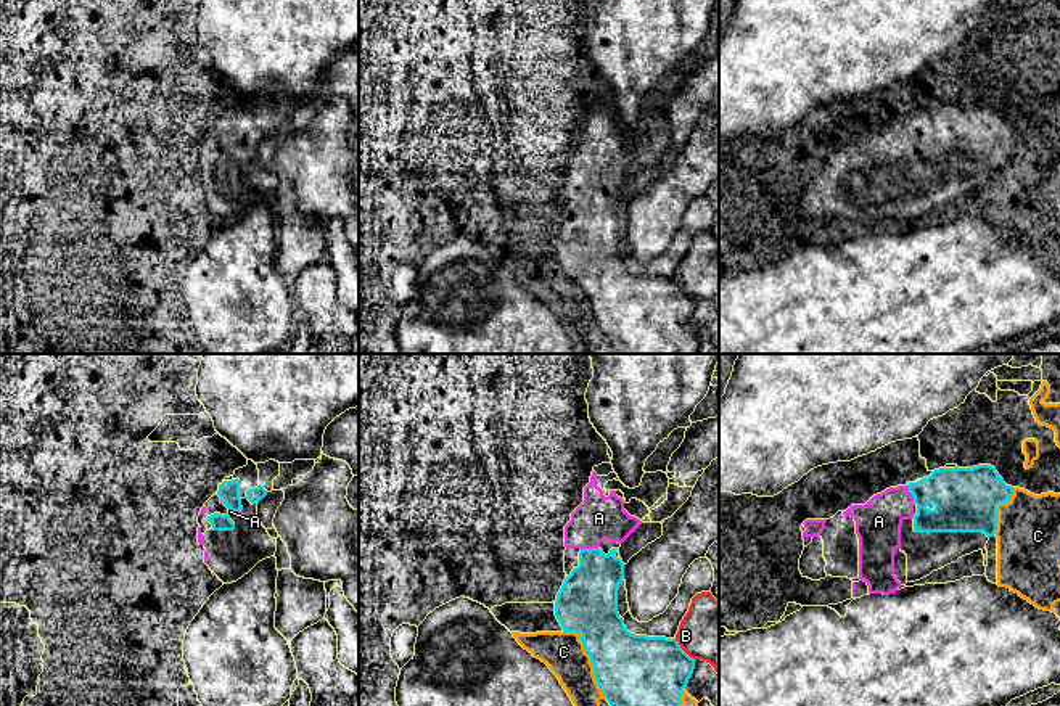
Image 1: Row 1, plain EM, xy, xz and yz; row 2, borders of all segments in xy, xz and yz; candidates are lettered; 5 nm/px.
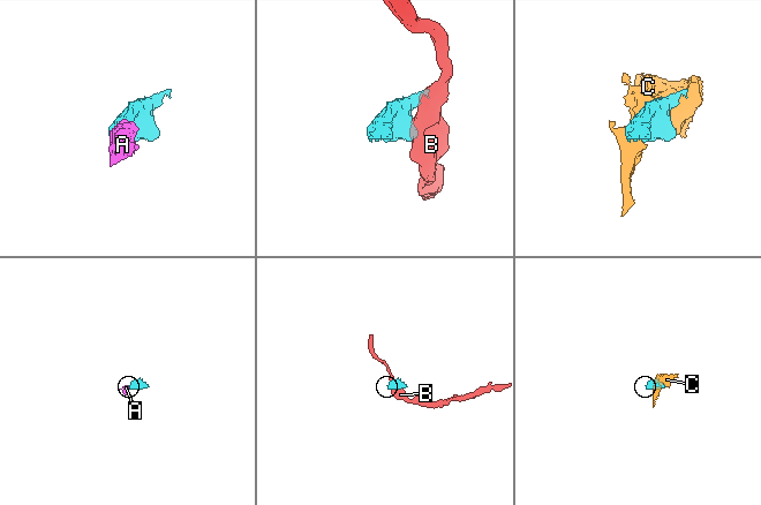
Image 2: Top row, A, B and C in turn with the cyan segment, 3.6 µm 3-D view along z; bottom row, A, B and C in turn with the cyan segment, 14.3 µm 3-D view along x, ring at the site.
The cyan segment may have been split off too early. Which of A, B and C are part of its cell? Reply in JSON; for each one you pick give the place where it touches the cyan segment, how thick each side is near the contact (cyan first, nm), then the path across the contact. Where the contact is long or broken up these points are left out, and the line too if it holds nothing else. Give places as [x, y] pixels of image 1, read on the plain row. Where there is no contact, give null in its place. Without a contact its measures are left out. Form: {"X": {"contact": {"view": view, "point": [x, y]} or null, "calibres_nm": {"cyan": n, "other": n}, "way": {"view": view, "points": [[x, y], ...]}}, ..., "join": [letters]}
{"A": {"contact": {"view": "xz", "point": [589, 188]}, "calibres_nm": {"cyan": 300, "other": 220}, "way": {"view": "xz", "points": [[587, 238], [589, 188], [589, 168], [599, 158]]}}, "C": {"contact": {"view": "xz", "point": [591, 299]}, "calibres_nm": {"cyan": 400, "other": 200}}, "join": ["A", "C"]}

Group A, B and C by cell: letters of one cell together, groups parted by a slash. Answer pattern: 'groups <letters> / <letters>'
groups A C / B

